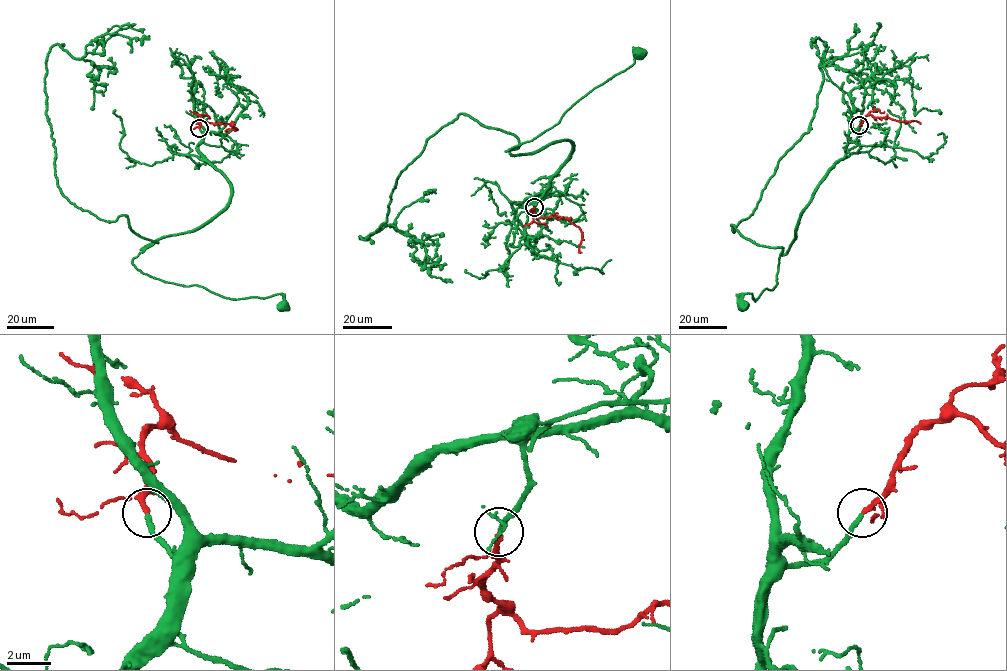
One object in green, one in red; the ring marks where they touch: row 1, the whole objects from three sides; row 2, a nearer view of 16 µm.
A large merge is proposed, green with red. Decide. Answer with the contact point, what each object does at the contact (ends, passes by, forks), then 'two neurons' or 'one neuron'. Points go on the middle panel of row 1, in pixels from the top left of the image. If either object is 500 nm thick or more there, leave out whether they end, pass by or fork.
at (534, 207); green ends there; red ends there; one neuron

